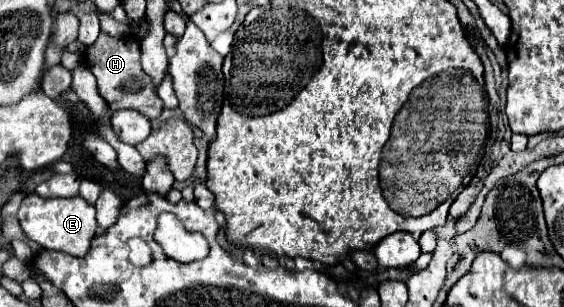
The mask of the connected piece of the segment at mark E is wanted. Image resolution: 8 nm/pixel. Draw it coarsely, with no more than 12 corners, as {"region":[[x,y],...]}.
{"region":[[82,196],[22,200],[18,220],[46,250],[86,256],[98,226]]}

